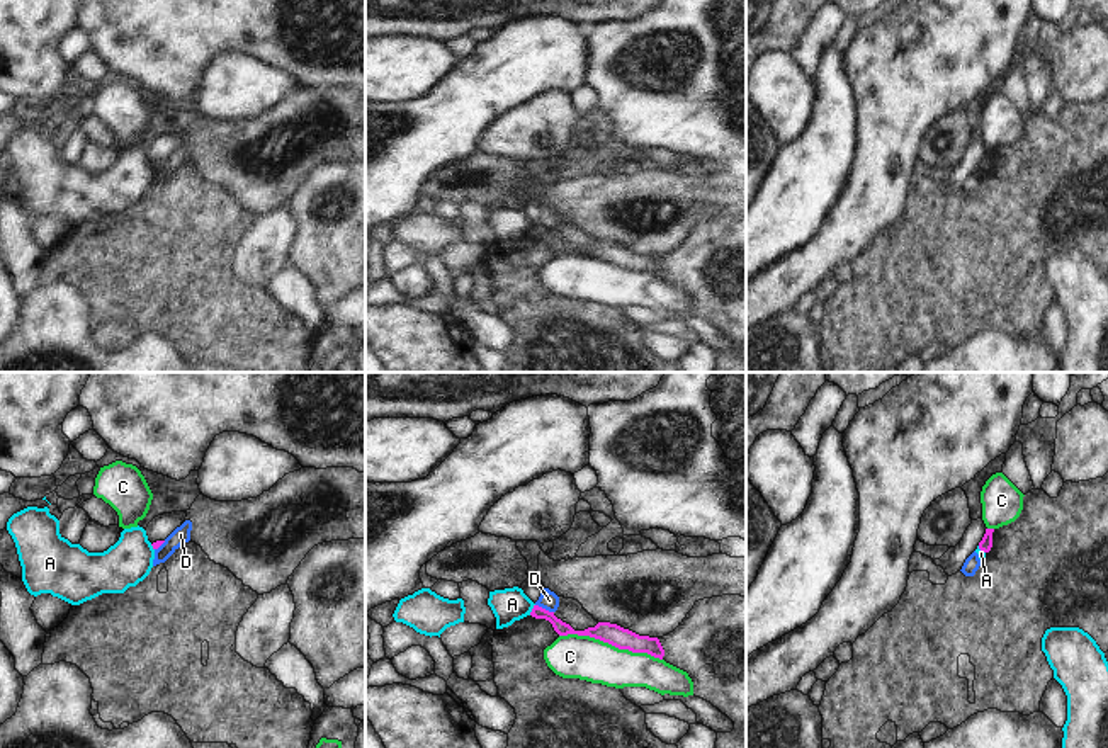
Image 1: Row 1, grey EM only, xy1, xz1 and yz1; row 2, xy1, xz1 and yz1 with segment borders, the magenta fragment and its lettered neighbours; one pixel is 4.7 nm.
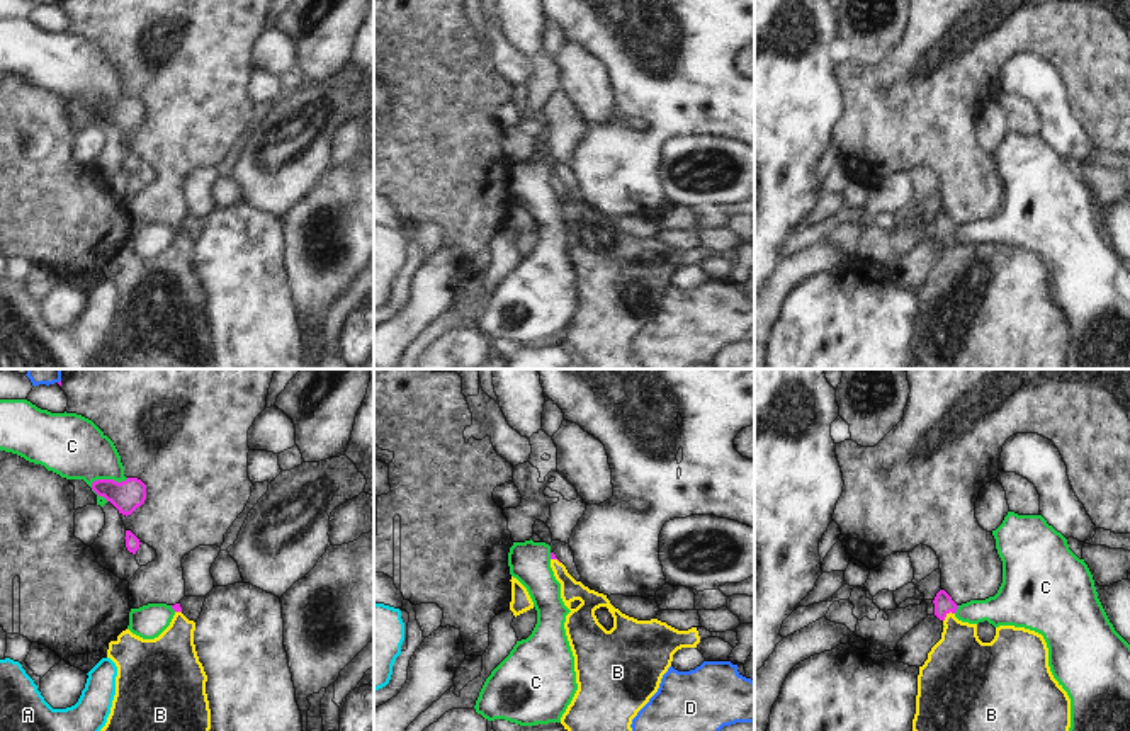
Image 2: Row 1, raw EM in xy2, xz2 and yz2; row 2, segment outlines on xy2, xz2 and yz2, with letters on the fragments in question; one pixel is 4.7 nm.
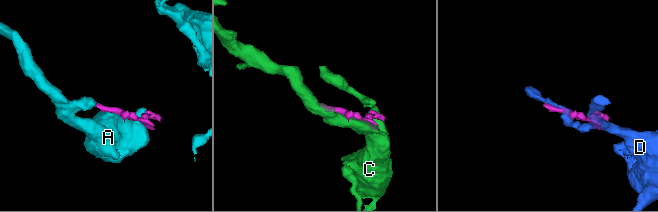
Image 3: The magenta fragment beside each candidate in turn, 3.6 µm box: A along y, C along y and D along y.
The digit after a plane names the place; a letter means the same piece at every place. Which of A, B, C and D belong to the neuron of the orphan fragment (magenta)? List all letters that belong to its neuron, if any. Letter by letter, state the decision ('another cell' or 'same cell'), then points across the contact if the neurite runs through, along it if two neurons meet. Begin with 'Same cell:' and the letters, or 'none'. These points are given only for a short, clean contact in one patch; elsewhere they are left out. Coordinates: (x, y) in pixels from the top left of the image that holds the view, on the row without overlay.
Same cell: B
A: another cell | along xz1 (534, 223), (529, 233)
B: same cell | across yz2 (943, 223), (945, 235), (959, 257), (959, 286)
C: another cell
D: another cell

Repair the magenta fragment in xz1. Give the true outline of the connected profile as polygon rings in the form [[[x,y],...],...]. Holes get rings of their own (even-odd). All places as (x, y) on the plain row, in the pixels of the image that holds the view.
[[[534,224],[530,235],[535,238],[549,240],[559,255],[568,255],[568,253],[590,255],[603,262],[608,262],[619,269],[629,269],[632,272],[647,272],[659,279],[663,279],[664,275],[664,269],[658,257],[639,255],[617,243],[598,241],[595,246],[588,246],[585,250],[574,250],[569,243],[557,238],[554,231],[549,231],[539,224]]]

